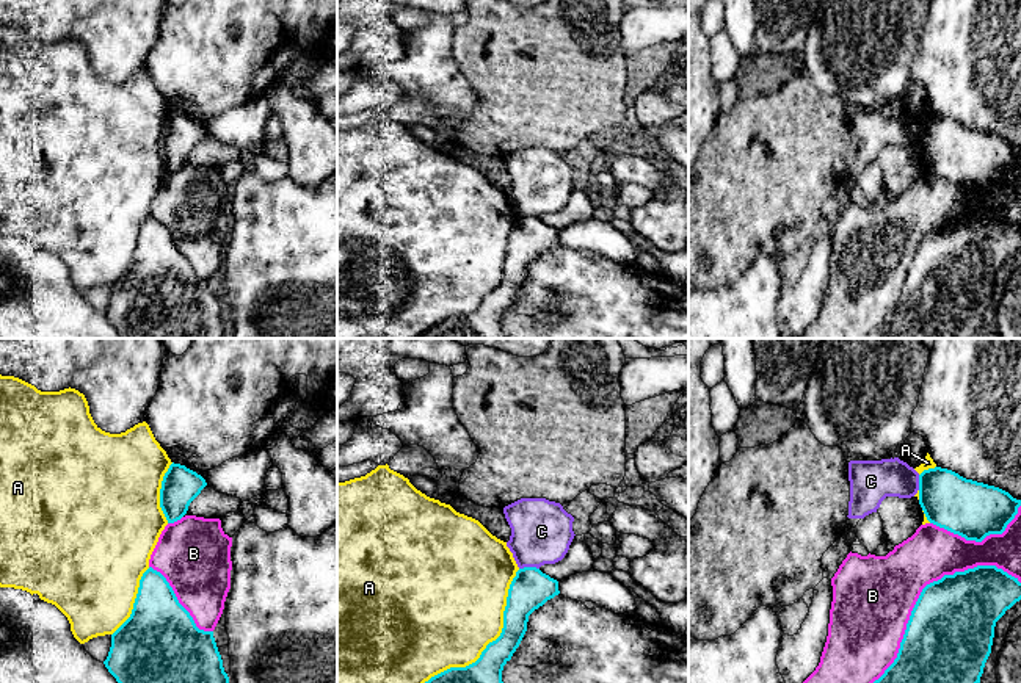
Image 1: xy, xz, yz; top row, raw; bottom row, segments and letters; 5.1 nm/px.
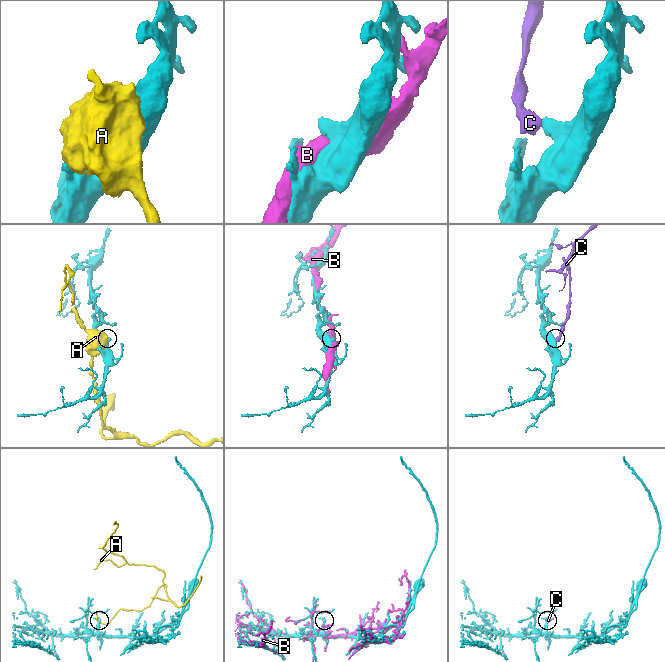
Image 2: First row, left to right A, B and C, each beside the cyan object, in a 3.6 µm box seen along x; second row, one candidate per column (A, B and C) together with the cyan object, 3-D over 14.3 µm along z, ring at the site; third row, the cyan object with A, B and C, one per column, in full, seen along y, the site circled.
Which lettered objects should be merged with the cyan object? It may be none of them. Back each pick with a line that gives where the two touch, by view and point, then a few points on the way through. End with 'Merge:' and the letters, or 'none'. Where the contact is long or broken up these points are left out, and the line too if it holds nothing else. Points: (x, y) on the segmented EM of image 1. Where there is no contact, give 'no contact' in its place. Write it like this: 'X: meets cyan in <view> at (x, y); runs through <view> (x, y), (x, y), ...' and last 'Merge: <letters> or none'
Merge: none

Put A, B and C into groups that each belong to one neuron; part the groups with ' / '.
A / B / C

